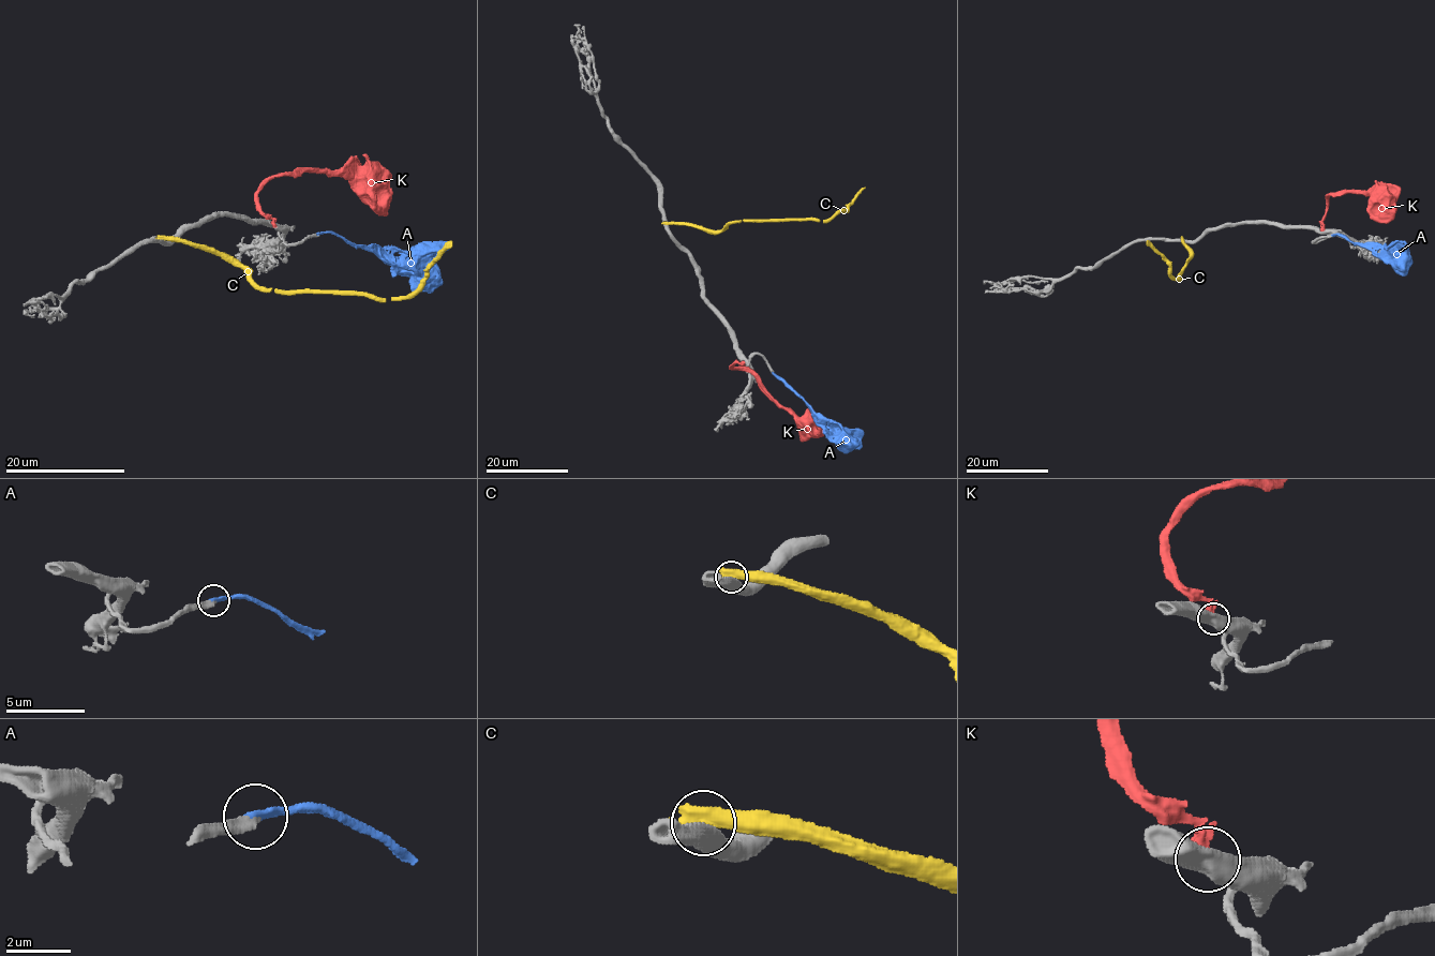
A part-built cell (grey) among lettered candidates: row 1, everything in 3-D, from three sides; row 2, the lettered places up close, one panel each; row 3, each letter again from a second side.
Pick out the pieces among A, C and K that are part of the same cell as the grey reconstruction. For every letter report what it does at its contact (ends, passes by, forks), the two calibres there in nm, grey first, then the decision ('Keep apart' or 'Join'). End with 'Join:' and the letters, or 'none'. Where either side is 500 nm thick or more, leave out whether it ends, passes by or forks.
A: It ends there. Thickness 320 nm (grey) against 320 nm. Join
C: Thickness 600 nm (grey) against 550 nm. Keep apart
K: Thickness 750 nm (grey) against 550 nm. Keep apart
Join: A

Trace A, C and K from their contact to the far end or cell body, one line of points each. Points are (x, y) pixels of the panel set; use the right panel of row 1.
A: (1332, 235), (1362, 243), (1376, 255), (1380, 255), (1391, 244), (1406, 242)
C: (1181, 239), (1190, 249), (1190, 260), (1179, 272), (1179, 280), (1170, 273), (1169, 264), (1147, 240)
K: (1321, 229), (1327, 198), (1332, 194), (1370, 193), (1377, 199), (1379, 214), (1392, 220)

